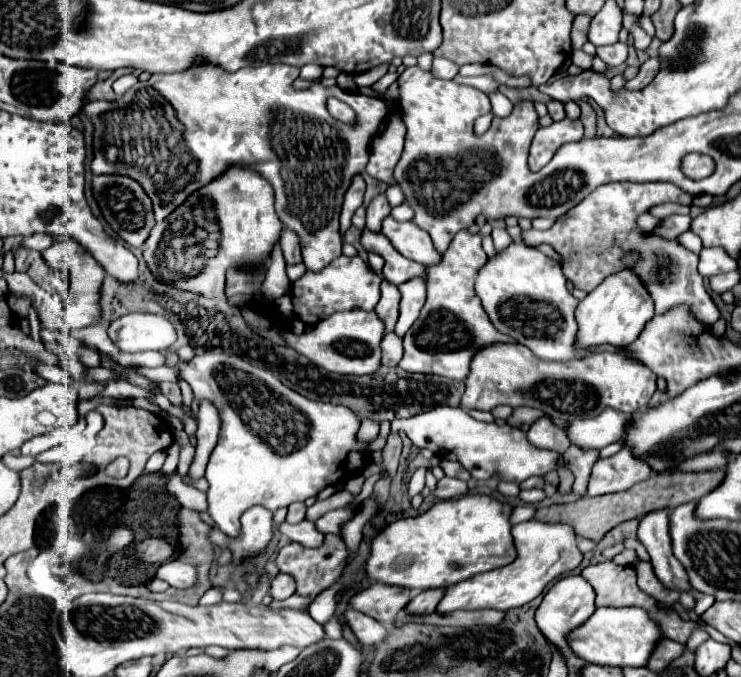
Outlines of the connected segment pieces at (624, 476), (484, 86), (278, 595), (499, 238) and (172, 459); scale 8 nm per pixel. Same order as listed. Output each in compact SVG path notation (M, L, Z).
M621 449L617 455L609 459L599 459L593 465L587 495L597 497L627 491L633 485L645 481L649 475L651 475L649 465L643 465L643 461L635 461L629 449Z
M457 75L453 79L459 84L471 85L471 87L477 87L479 91L483 93L495 93L499 91L499 83L493 79L493 75L479 75L479 77L462 77Z
M281 573L281 575L277 575L273 581L271 581L271 597L275 599L275 601L283 601L283 599L287 599L287 597L291 597L293 593L295 593L295 579L291 577L291 575L285 575L285 573Z
M495 227L491 235L493 235L493 241L495 241L495 249L497 249L497 251L505 249L505 247L511 243L511 237L509 237L509 233L507 233L505 229L499 229L499 227Z
M173 439L173 443L167 447L167 461L165 461L163 469L161 469L165 475L175 473L177 463L179 463L179 451L181 451L181 445L179 445L179 443Z

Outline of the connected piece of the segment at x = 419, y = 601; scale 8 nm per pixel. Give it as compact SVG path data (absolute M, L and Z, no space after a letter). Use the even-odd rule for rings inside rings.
M429 589L429 591L421 591L419 595L415 595L409 603L409 607L405 611L409 613L433 613L439 605L439 601L443 599L445 589Z

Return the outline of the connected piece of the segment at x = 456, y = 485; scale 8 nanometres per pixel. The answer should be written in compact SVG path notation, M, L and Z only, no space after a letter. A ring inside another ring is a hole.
M443 477L433 491L433 495L439 499L453 499L465 493L467 493L467 483L459 479L451 479L451 477Z

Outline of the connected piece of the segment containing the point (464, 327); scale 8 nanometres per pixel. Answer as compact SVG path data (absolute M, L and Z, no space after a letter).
M463 229L453 237L447 255L443 255L441 261L437 265L425 267L427 301L421 309L419 319L409 327L403 337L405 355L399 363L401 369L407 369L409 373L429 373L449 379L465 379L475 349L481 349L491 341L513 341L491 325L485 309L481 307L481 301L475 297L475 273L481 269L483 263L487 263L487 255L481 247L481 235Z

